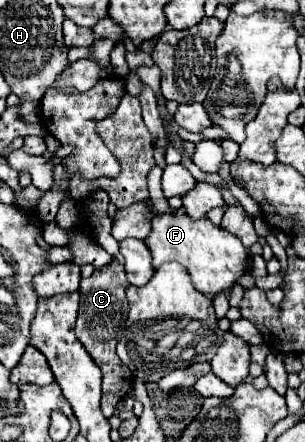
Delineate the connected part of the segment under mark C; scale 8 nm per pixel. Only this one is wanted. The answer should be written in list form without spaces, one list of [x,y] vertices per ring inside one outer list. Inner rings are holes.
[[[118,260],[96,270],[90,278],[82,278],[80,282],[80,312],[76,320],[76,336],[102,370],[102,410],[106,418],[112,418],[116,404],[128,394],[132,386],[130,368],[126,368],[116,356],[118,334],[124,328],[128,316],[128,302],[124,294],[126,286],[128,286],[126,272]]]

